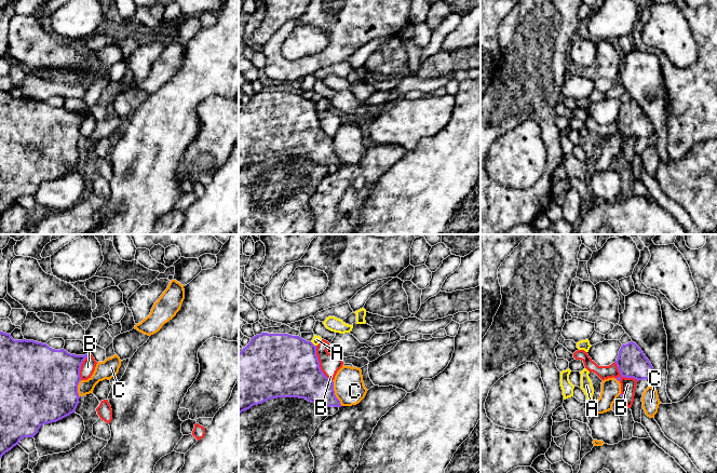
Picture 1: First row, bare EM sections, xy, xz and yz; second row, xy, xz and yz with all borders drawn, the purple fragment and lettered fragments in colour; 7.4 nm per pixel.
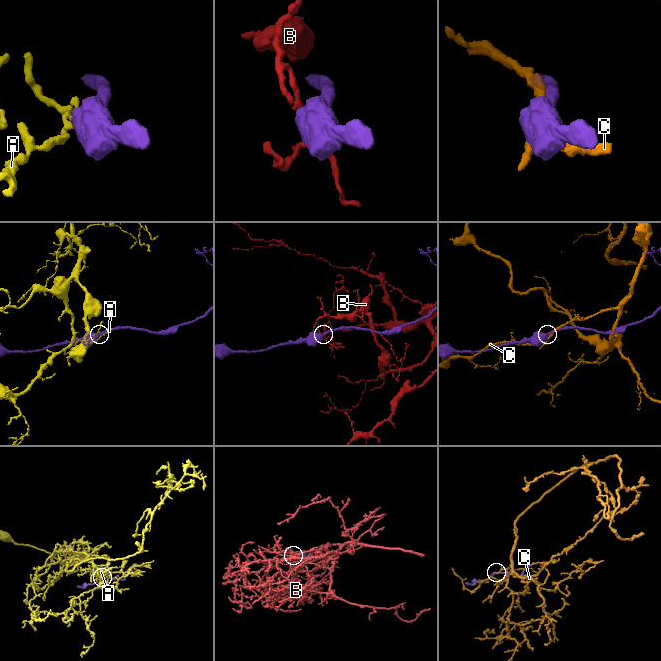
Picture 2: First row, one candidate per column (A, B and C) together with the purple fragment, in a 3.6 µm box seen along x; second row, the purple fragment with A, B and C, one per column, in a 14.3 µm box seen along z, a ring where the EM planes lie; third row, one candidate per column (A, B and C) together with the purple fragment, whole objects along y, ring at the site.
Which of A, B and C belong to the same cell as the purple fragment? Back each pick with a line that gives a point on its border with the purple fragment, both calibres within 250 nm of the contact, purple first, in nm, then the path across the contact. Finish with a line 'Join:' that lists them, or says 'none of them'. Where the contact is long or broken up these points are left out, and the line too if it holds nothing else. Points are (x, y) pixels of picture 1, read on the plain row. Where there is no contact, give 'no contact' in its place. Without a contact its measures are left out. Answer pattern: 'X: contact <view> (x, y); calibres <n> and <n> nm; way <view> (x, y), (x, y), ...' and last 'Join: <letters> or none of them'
Join: none of them

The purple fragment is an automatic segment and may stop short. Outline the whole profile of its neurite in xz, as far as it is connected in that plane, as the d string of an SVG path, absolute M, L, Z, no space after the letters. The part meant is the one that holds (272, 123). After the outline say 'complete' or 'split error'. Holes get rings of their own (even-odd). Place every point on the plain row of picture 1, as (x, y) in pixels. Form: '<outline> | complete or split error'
M261 91L254 94L249 102L239 111L239 171L270 157L299 156L321 165L341 165L334 149L334 139L321 129L316 113L316 104L299 94L288 92Z | complete

